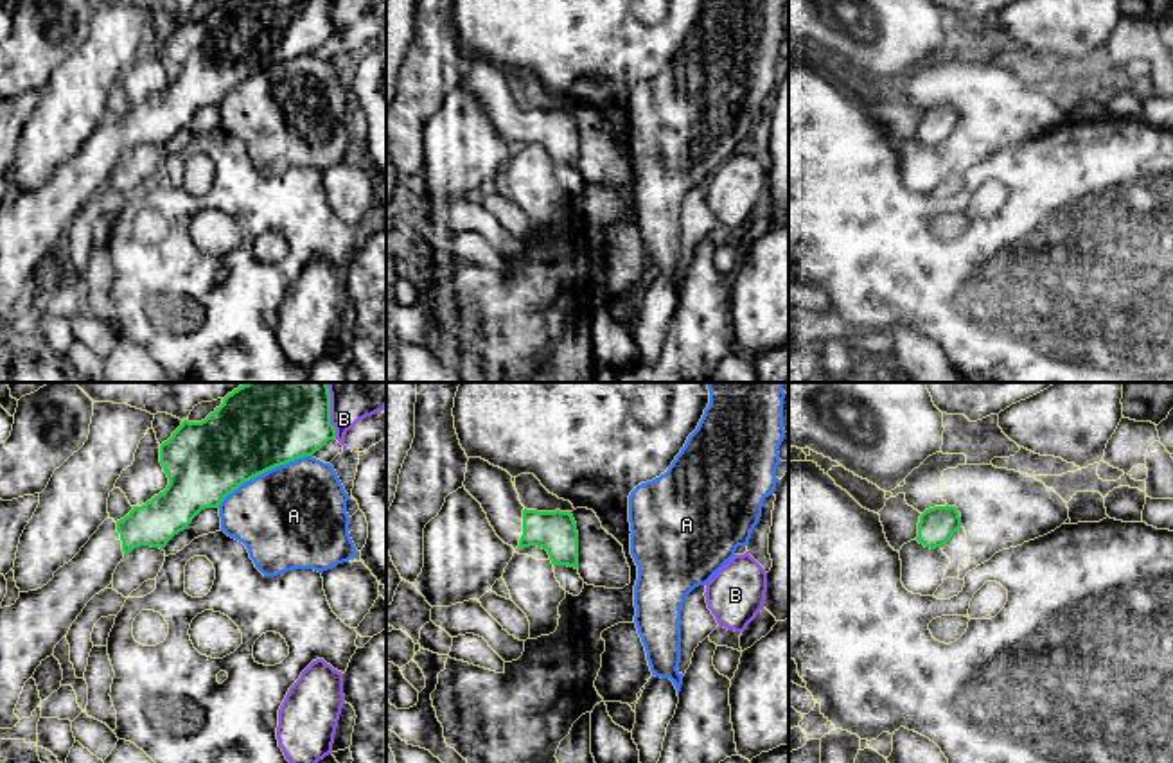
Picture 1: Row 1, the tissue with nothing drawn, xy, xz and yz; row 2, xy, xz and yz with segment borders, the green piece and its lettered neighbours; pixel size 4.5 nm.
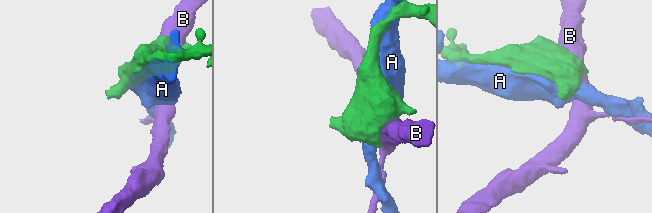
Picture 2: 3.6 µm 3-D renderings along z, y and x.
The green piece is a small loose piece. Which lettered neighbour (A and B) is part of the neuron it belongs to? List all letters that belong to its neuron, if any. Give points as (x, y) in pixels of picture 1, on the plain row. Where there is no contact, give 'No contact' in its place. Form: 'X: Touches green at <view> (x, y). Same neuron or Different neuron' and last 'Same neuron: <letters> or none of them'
A: Touches green at xy (263, 70). Different neuron
B: Touches green at xy (329, 18). Different neuron
Same neuron: none of them

